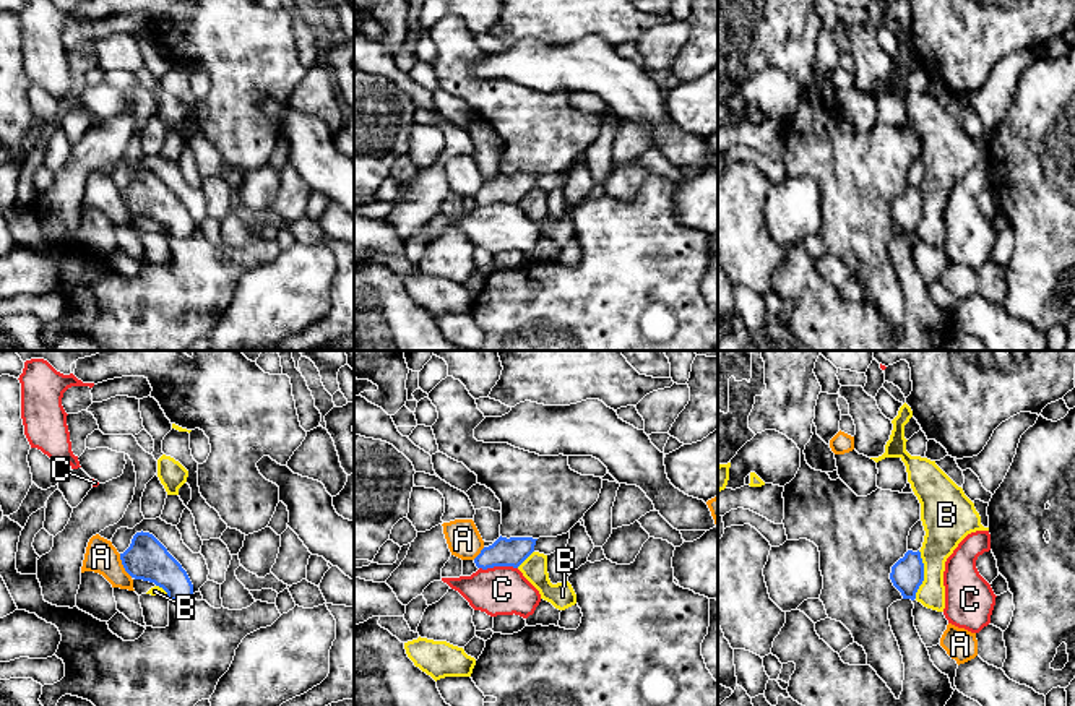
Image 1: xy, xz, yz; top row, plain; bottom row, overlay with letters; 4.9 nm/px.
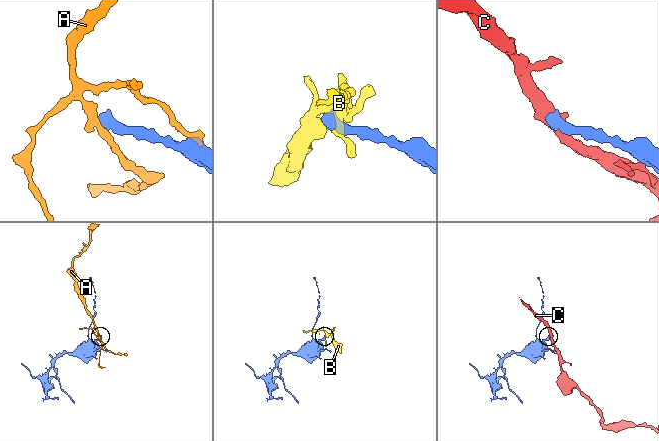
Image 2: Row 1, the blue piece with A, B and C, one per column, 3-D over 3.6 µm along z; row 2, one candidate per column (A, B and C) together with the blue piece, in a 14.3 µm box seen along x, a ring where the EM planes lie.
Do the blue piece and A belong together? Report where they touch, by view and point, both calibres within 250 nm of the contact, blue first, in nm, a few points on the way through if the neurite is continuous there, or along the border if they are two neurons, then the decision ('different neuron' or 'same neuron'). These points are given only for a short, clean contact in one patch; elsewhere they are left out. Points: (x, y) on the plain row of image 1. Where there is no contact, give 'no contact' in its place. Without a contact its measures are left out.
xy (122, 200) | 220/160 nm | along xy (119, 190), (122, 203), (132, 213) | different neuron

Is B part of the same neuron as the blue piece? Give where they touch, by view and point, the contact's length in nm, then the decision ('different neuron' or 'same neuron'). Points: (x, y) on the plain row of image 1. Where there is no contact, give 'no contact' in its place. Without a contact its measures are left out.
yz (923, 211) | 240 nm | different neuron

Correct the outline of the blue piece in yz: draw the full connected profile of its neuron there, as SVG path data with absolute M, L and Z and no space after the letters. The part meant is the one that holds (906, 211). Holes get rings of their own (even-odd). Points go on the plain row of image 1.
M908 187L903 195L900 195L890 209L893 222L901 229L903 235L916 235L916 229L924 217L924 200L921 188Z

